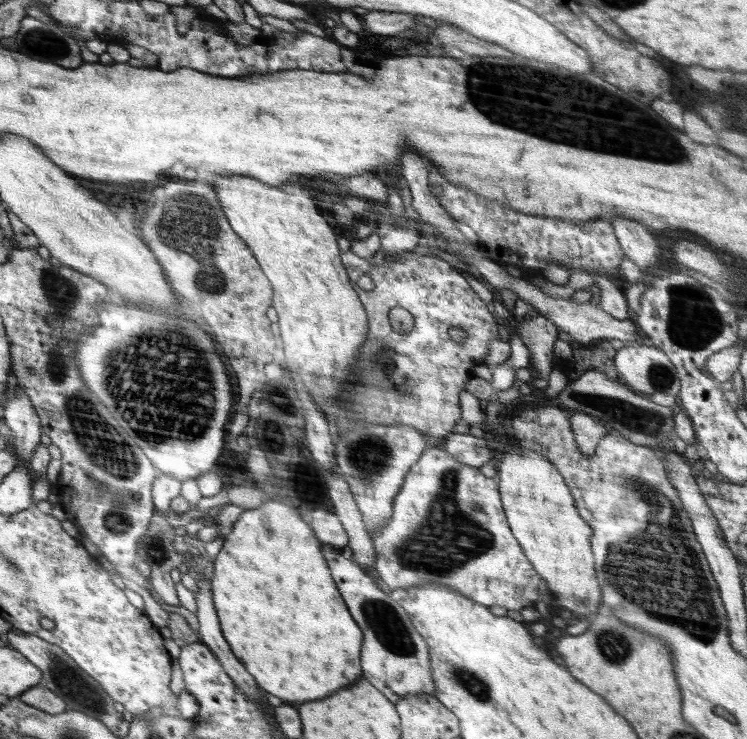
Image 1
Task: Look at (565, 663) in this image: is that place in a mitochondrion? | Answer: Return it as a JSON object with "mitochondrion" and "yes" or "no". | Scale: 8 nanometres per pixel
{"mitochondrion":"no"}

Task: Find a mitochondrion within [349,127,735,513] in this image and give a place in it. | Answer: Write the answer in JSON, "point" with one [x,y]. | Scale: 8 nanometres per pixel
{"point":[694,321]}

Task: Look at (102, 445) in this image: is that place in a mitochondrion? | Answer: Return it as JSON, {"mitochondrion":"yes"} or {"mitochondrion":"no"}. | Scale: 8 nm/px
{"mitochondrion":"yes"}

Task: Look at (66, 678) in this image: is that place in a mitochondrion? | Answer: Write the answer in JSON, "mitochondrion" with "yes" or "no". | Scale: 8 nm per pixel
{"mitochondrion":"yes"}

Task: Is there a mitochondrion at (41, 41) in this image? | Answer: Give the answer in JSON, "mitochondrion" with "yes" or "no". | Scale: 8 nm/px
{"mitochondrion":"yes"}

